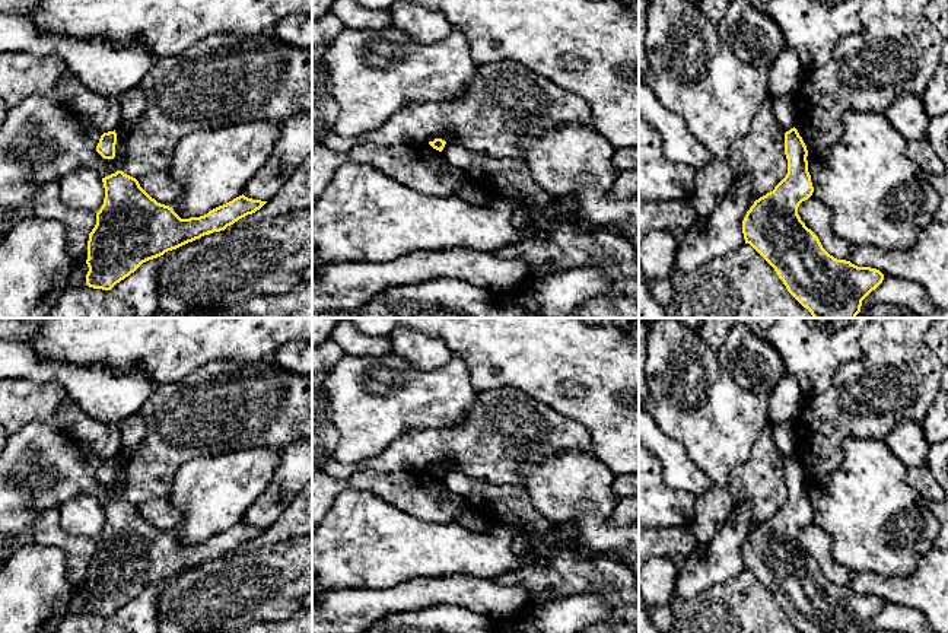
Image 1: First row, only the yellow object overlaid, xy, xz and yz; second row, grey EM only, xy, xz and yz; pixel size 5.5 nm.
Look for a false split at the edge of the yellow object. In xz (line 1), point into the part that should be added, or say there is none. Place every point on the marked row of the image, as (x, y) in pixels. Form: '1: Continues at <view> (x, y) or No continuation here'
1: No continuation here

